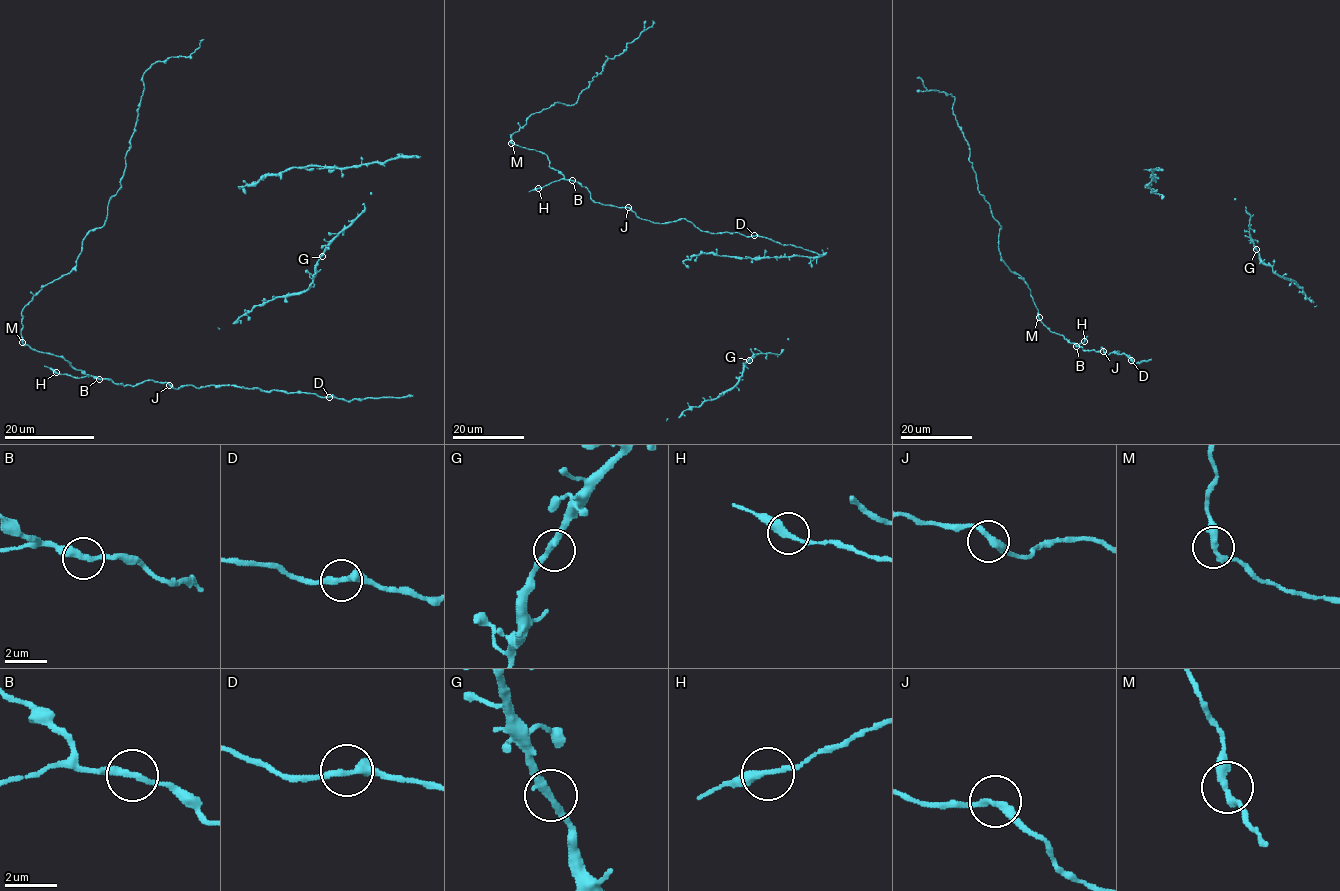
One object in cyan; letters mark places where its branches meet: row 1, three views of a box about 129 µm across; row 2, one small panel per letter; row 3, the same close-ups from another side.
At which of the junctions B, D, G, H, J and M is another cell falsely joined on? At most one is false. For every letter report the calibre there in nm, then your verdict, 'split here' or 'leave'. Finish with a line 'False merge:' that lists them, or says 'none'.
B: 280 nm | leave
D: 280 nm | leave
G: 280 nm | leave
H: 280 nm | leave
J: 280 nm | leave
M: 300 nm | split here
False merge: M

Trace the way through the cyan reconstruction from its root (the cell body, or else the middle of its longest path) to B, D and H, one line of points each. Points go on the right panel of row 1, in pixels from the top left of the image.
B: (1095, 351), (1076, 346)
D: (1095, 351), (1102, 347), (1107, 354), (1120, 351), (1114, 352), (1130, 355), (1131, 360)
H: (1095, 351), (1083, 350), (1075, 344), (1084, 341)

